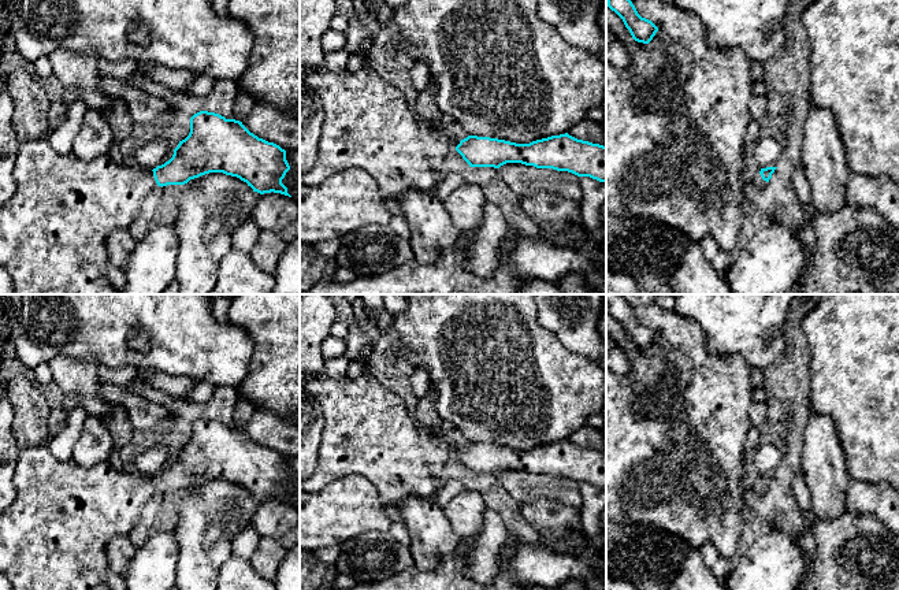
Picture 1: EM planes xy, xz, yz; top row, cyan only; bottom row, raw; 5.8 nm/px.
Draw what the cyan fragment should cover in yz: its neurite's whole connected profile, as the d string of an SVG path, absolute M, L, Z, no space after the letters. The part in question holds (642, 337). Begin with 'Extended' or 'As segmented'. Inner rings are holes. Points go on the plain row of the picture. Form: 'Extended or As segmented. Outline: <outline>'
As segmented. Outline: M606 294L606 309L623 326L635 348L649 350L653 346L658 334L638 320L632 308L620 294Z

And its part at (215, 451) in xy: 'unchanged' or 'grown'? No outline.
grown

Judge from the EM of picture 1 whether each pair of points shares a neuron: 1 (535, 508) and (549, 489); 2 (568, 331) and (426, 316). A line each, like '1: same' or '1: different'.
1: different
2: different

